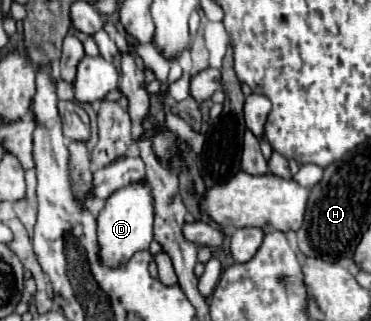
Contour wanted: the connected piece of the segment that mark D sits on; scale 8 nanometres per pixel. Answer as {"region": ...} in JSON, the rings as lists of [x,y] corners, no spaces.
{"region":[[[146,181],[130,183],[114,191],[108,197],[102,213],[98,215],[98,243],[102,261],[108,267],[120,267],[122,263],[130,261],[134,253],[146,251],[154,239],[152,223],[154,223],[154,197]]]}

